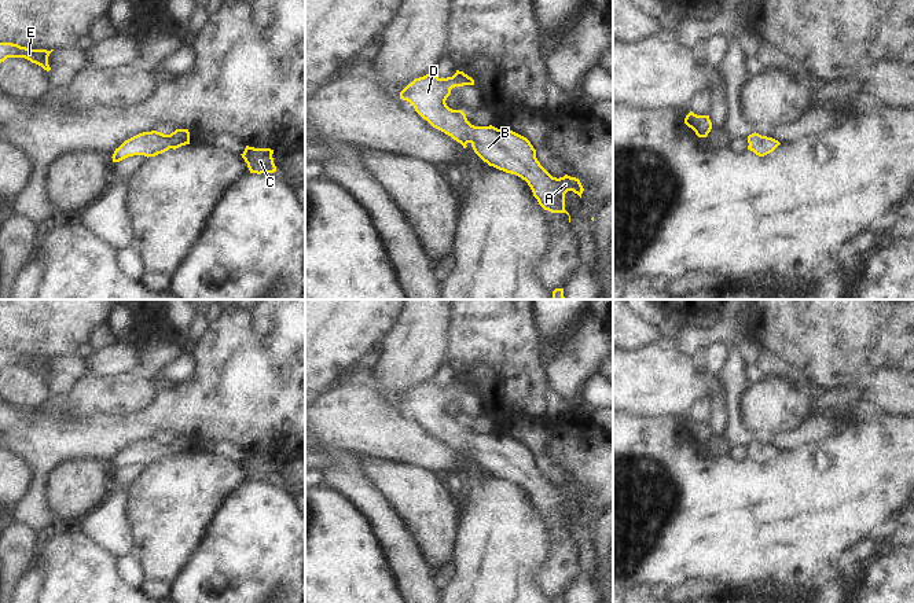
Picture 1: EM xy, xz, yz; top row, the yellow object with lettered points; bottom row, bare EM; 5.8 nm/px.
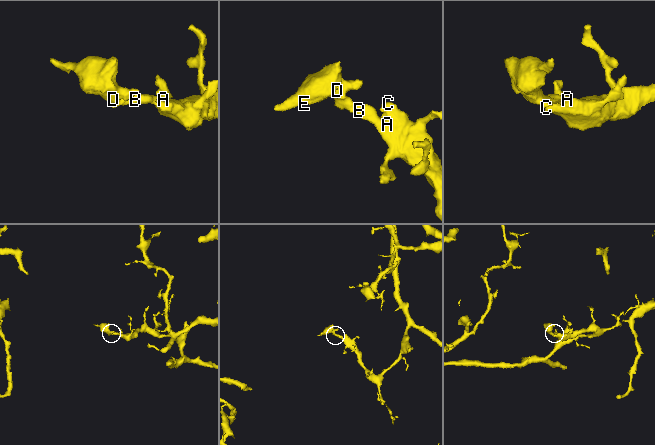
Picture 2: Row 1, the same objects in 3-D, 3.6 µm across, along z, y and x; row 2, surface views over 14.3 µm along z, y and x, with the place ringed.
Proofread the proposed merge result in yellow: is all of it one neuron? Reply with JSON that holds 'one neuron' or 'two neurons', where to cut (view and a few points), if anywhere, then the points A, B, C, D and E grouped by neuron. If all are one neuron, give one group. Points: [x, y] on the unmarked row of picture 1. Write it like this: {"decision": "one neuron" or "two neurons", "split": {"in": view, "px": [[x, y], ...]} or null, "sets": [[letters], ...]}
{"decision": "one neuron", "split": null, "sets": [["A", "B", "C", "D", "E"]]}

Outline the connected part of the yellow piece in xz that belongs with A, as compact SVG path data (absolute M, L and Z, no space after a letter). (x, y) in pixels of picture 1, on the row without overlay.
M456 378L447 386L438 386L432 379L408 391L400 400L400 407L410 409L423 427L463 456L470 451L474 460L489 474L525 488L544 518L569 523L565 518L565 501L573 499L581 505L584 496L580 488L568 482L553 485L537 468L536 457L526 445L492 433L474 434L462 418L449 416L445 408L451 397L463 393L474 393L474 387L463 379Z

